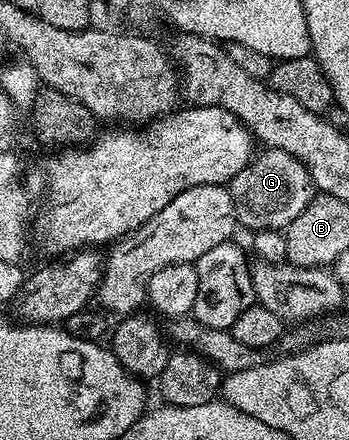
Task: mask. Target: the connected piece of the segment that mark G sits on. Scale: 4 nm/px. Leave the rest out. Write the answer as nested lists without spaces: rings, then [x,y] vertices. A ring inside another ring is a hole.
[[[269,147],[261,152],[227,184],[228,191],[234,197],[239,226],[249,227],[252,233],[288,228],[290,221],[294,221],[294,217],[310,205],[314,194],[310,173],[298,157],[278,147]]]

